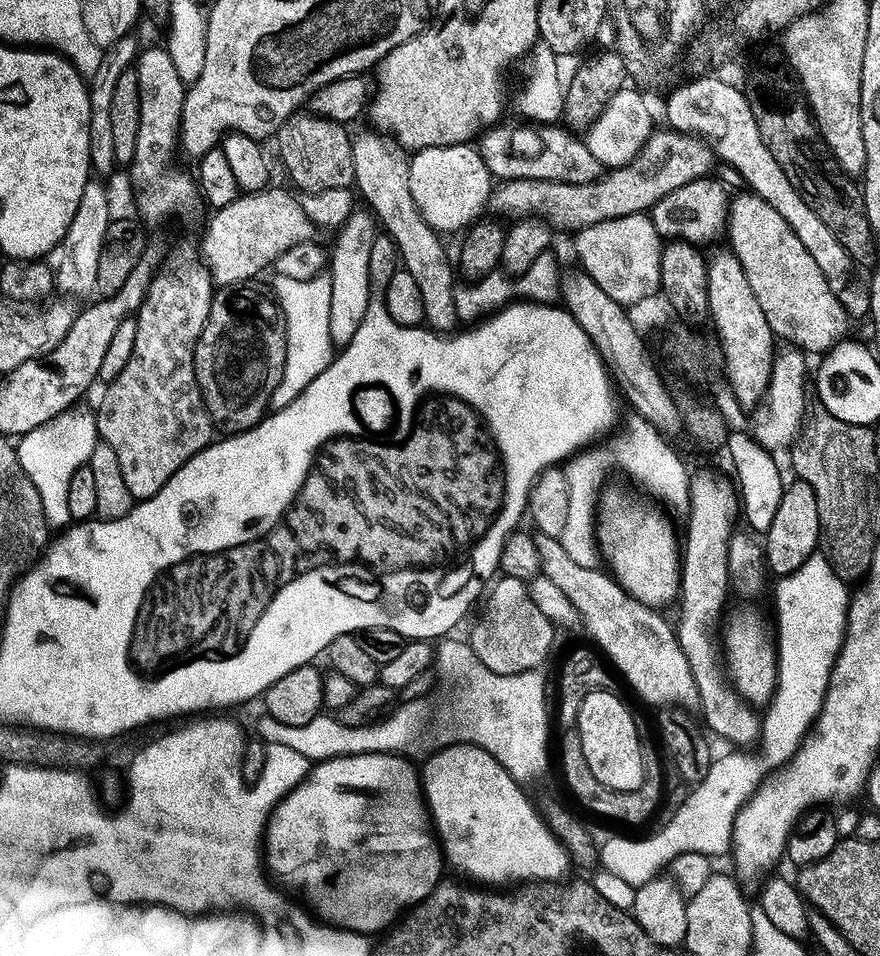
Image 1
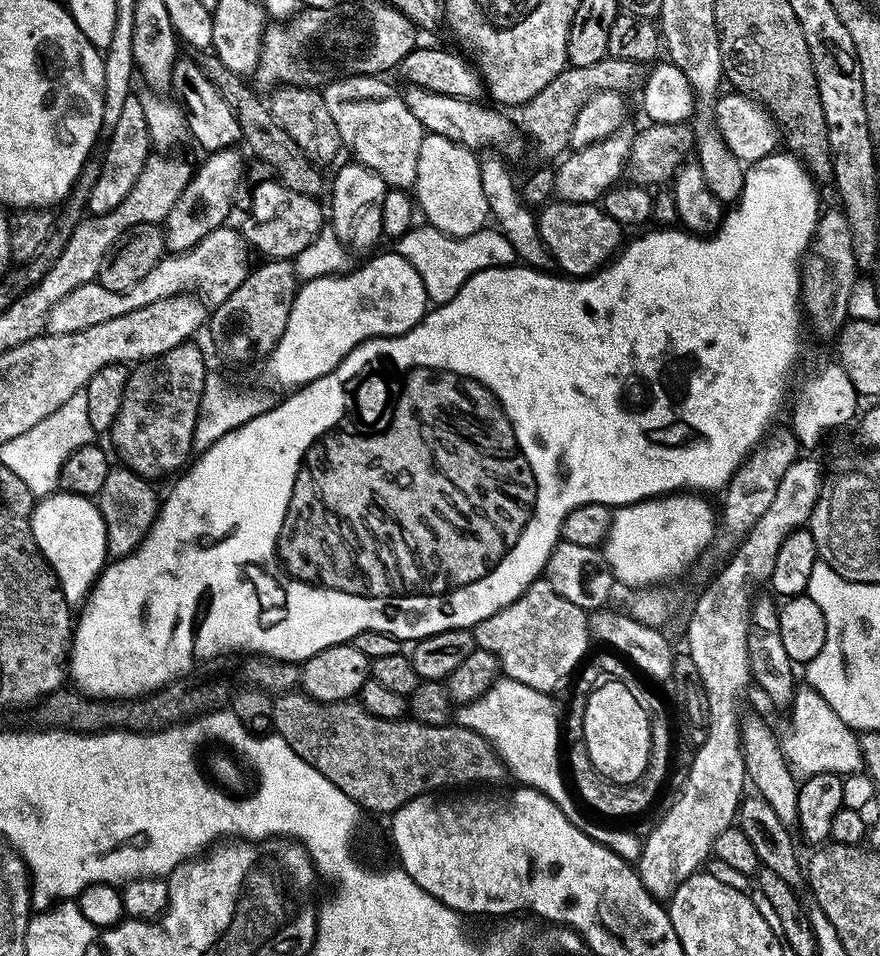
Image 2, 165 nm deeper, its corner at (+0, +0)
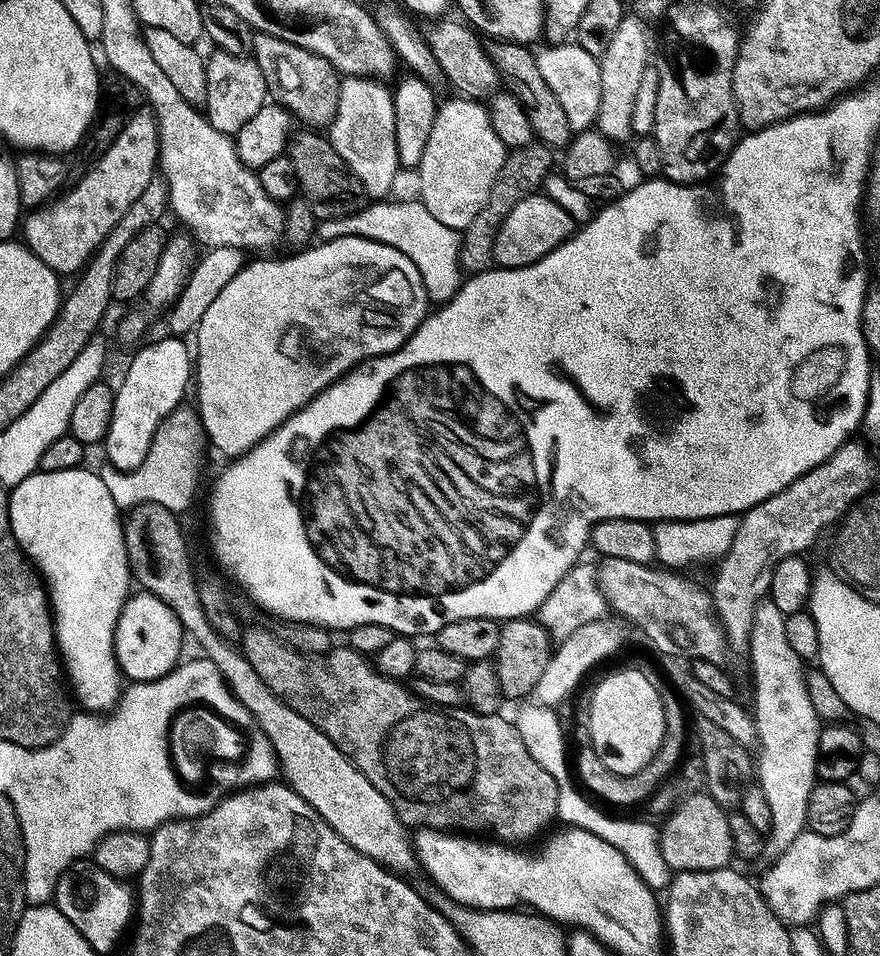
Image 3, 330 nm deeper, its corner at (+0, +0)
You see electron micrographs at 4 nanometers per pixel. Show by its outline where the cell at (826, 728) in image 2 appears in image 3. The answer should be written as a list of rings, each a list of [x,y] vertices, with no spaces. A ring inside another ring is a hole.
[[[761,600],[755,608],[754,622],[751,623],[751,636],[748,639],[746,654],[750,656],[750,670],[754,682],[754,708],[752,715],[756,730],[756,778],[763,788],[766,801],[772,809],[773,827],[765,839],[761,855],[765,861],[776,860],[789,849],[790,843],[801,835],[807,827],[807,808],[810,794],[817,783],[816,764],[818,742],[822,721],[808,696],[804,660],[795,654],[785,633],[786,617],[772,600]]]

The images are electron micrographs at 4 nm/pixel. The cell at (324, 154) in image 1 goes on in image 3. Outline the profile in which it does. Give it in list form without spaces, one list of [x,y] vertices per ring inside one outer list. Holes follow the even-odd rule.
[[[257,35],[252,41],[251,55],[254,57],[257,66],[262,70],[266,78],[269,97],[275,103],[288,109],[299,121],[305,120],[305,125],[311,126],[316,130],[324,130],[331,125],[333,118],[338,110],[338,94],[340,93],[341,73],[337,72],[335,66],[326,58],[314,54],[297,44],[286,42],[282,38],[273,36]]]

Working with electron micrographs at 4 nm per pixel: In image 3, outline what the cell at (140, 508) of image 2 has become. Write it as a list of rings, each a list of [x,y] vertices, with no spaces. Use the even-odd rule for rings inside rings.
[[[138,504],[127,509],[122,523],[124,526],[124,545],[128,555],[128,571],[131,579],[135,583],[137,580],[143,591],[150,592],[162,602],[166,602],[178,618],[181,629],[187,635],[189,632],[192,635],[193,642],[204,651],[201,652],[203,659],[214,662],[221,678],[228,683],[228,688],[234,694],[234,698],[238,698],[238,702],[242,702],[242,706],[246,706],[246,710],[252,715],[255,727],[264,733],[264,736],[270,742],[270,746],[276,751],[278,772],[286,781],[288,787],[295,790],[345,842],[354,846],[354,850],[358,850],[364,856],[369,856],[370,859],[378,861],[385,868],[397,874],[417,871],[416,849],[410,839],[409,829],[396,817],[396,811],[392,809],[390,802],[386,802],[386,798],[381,792],[374,790],[371,782],[355,768],[348,757],[343,756],[338,750],[338,746],[334,746],[334,742],[330,742],[330,738],[326,738],[326,734],[322,734],[322,730],[315,728],[309,720],[302,718],[293,710],[286,701],[275,696],[270,690],[270,686],[266,686],[266,682],[262,682],[262,678],[258,678],[258,674],[254,674],[254,666],[250,666],[250,662],[244,657],[237,645],[223,641],[210,628],[210,623],[207,622],[207,612],[199,601],[198,586],[196,585],[197,573],[192,572],[191,566],[188,565],[188,544],[184,541],[184,532],[180,529],[180,524],[176,520],[179,520],[177,513],[170,511],[166,506]]]

